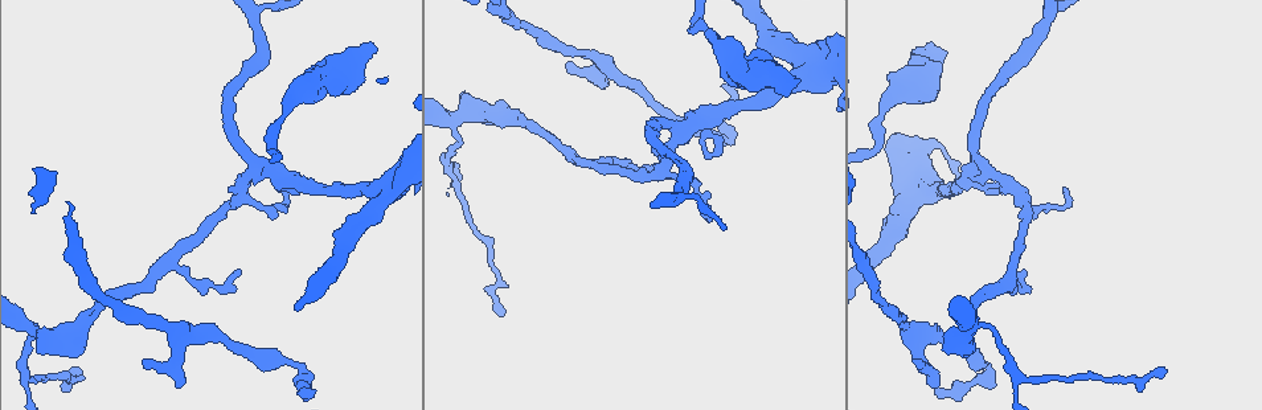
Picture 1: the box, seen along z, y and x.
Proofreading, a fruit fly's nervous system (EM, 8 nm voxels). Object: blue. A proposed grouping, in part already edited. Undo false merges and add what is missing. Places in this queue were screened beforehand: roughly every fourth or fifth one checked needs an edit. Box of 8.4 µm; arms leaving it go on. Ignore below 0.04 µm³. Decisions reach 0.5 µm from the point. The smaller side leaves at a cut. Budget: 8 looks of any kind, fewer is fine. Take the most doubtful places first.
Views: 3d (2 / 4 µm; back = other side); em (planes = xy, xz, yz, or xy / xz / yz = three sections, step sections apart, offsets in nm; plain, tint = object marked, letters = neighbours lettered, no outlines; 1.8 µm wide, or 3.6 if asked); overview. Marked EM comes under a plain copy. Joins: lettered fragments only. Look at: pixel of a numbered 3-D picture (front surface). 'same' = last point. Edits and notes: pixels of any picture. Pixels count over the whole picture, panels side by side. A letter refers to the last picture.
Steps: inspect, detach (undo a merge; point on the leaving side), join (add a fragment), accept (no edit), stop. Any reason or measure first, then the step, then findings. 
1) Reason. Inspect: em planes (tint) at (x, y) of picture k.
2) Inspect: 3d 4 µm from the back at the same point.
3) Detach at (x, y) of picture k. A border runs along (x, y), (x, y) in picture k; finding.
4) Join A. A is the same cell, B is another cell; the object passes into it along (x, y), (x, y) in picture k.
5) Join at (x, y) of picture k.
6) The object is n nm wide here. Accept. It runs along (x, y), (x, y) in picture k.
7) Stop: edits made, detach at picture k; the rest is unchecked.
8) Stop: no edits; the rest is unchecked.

An open end. Inspect: em yz step 4 (letters) at (373, 42) of picture 1.

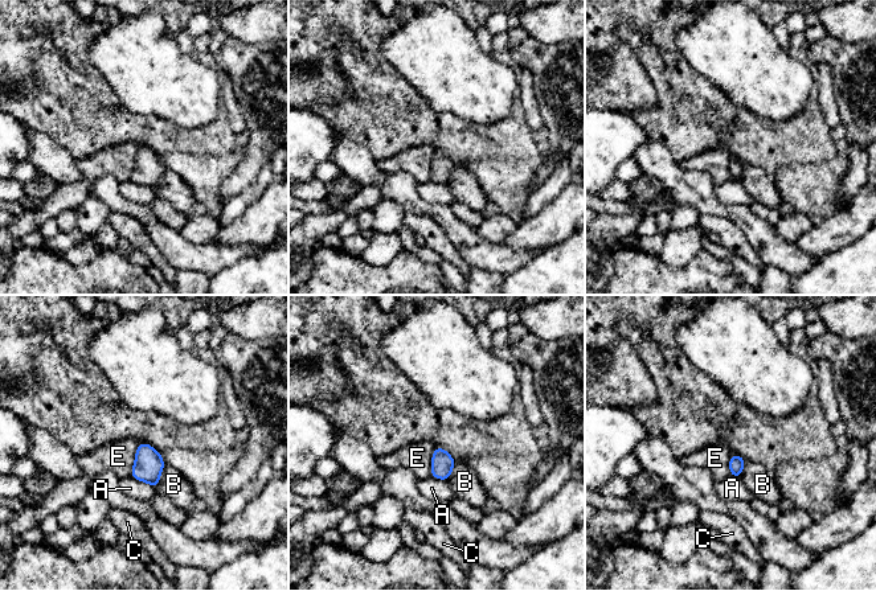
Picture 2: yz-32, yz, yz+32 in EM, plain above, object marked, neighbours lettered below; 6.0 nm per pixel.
Inspect: em planes (letters) at the same point.

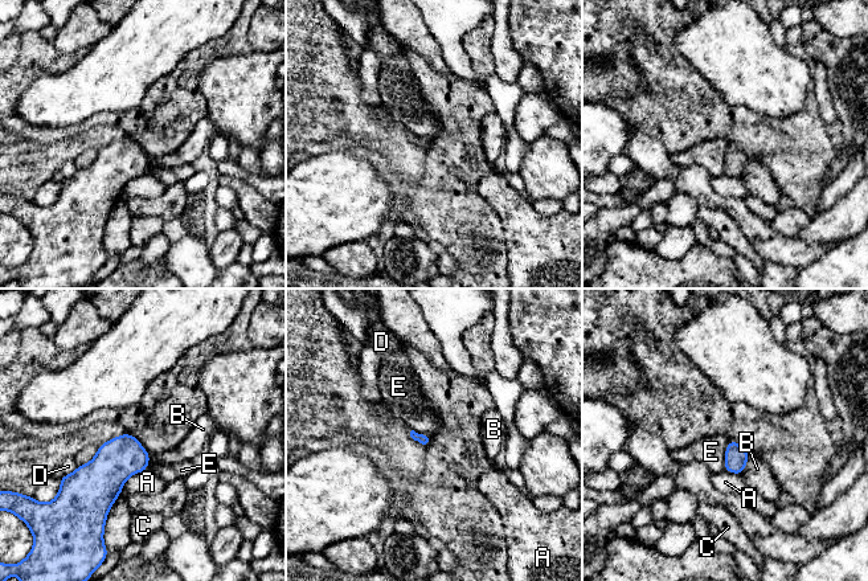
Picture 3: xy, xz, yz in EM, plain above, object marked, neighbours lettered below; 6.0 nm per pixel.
The longest contact is with A, 240 nm. Accept. A, B, C, D and E are other cells; a border runs along (729, 441), (725, 449), (723, 469) in picture 3; none of them fits.

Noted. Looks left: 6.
Three-way junction. Inspect: 3d 4 µm at (687, 129) of picture 1.

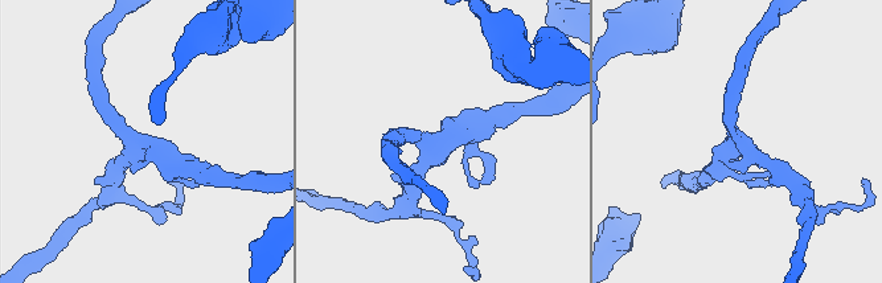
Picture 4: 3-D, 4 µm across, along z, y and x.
3 arms meet here; the arms are 200, 240, 240 nm wide. Inspect: em planes (tint) at (443, 145) of picture 4.

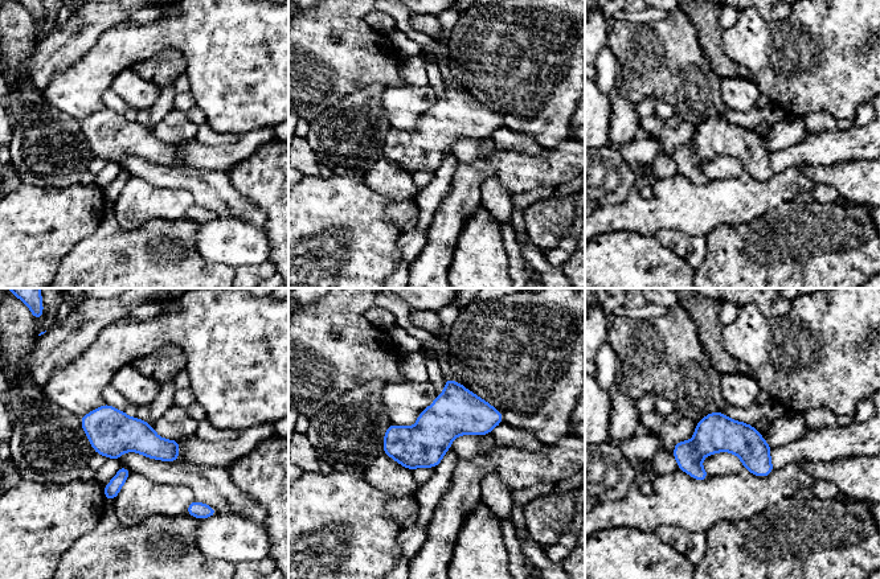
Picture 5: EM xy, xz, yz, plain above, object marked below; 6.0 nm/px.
What lies round it. Inspect: em planes (letters) at the same point.

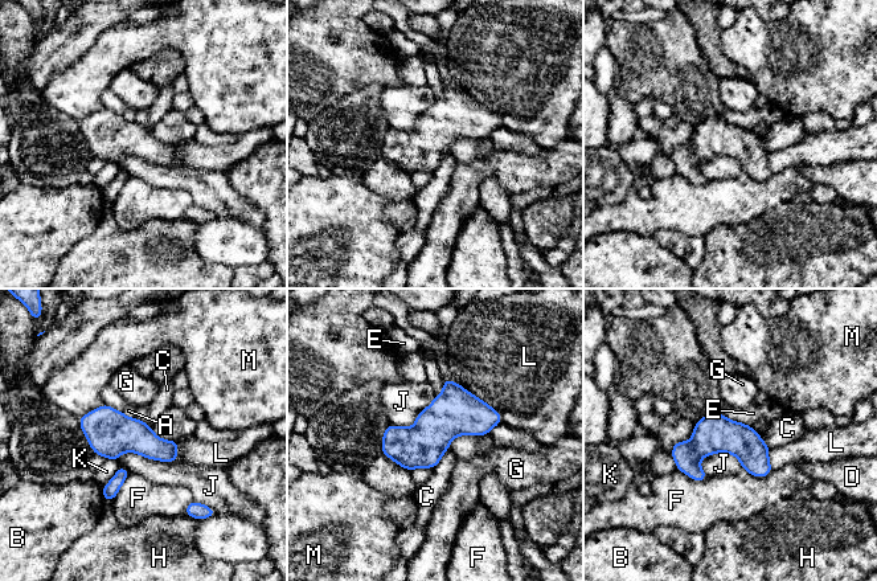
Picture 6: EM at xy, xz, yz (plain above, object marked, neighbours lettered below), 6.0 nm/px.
Accept. A, B, C, D, E, F, G, H, J, K, L and M are other cells; a border runs along (449, 447), (433, 470) in picture 6; continuous, no second neuron.

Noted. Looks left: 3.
Long arm stops here. Inspect: 3d 2 µm at (724, 84) of picture 1.

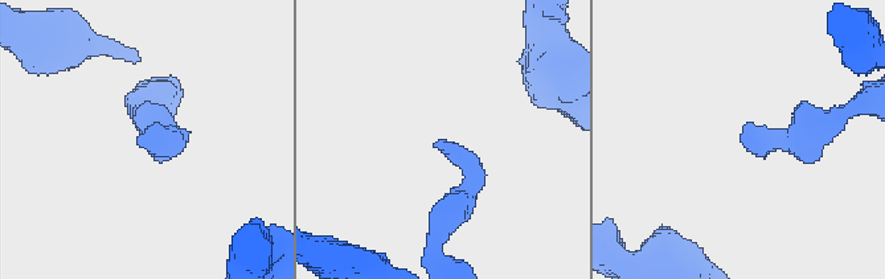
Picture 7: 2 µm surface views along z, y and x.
Need the tissue. Inspect: em 3.6 µm xz step 16 (tint) at (742, 142) of picture 7.

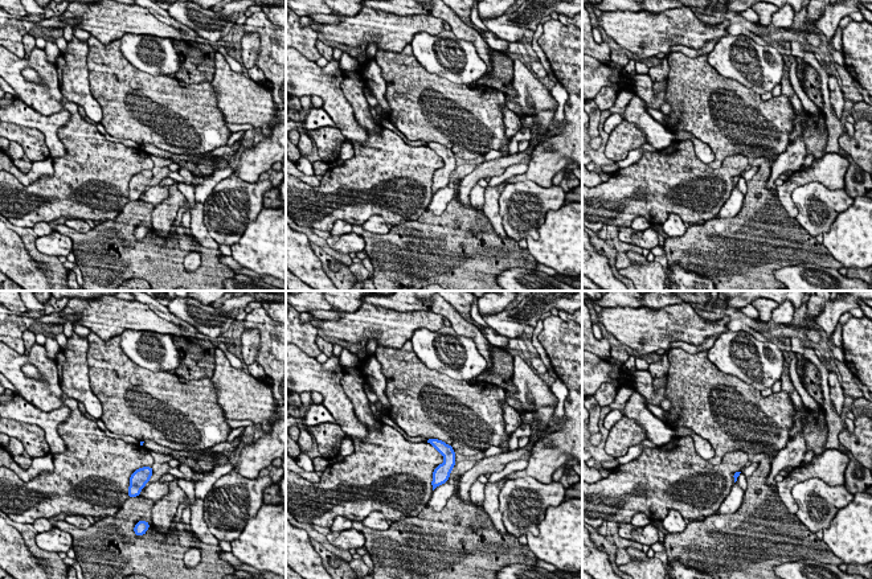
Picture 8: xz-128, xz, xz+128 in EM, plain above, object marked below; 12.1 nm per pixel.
Inspect: em 3.6 µm planes (letters) at the same point.

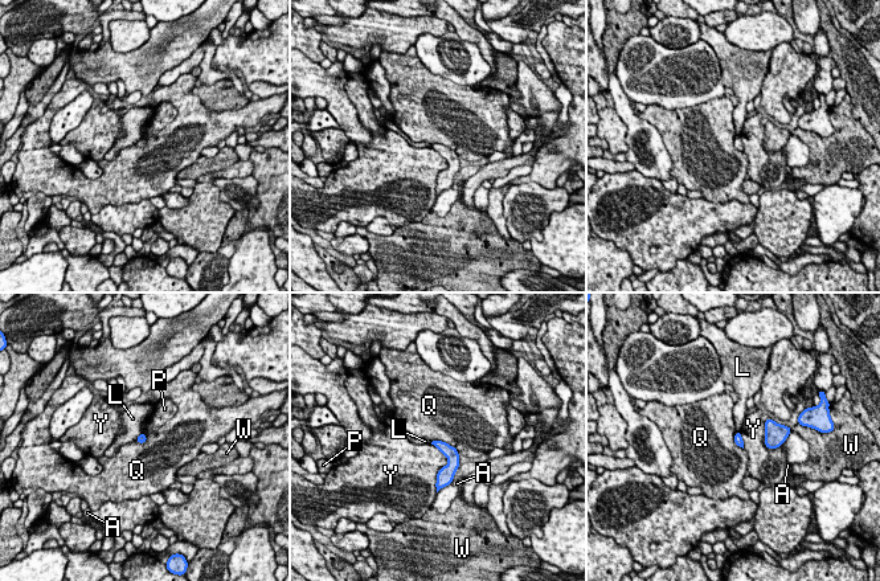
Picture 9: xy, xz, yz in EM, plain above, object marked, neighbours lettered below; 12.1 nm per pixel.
The longest contact is with Y, 550 nm. Accept. A, L, P, Q, W and Y are other cells; a border runs along (432, 441), (447, 442), (458, 453) in picture 9; no lettered fragment goes on from it.

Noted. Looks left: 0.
Stop: no edits; the rest is unchecked.

